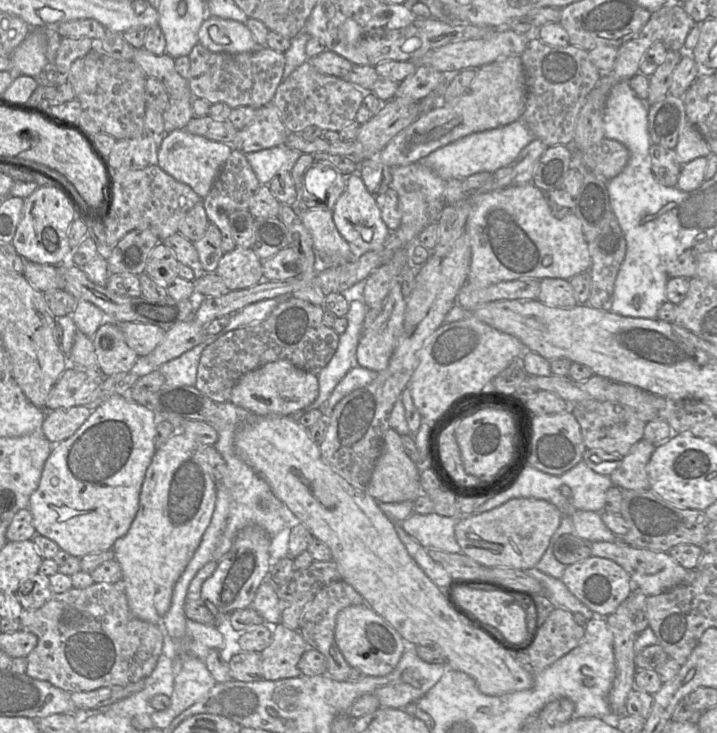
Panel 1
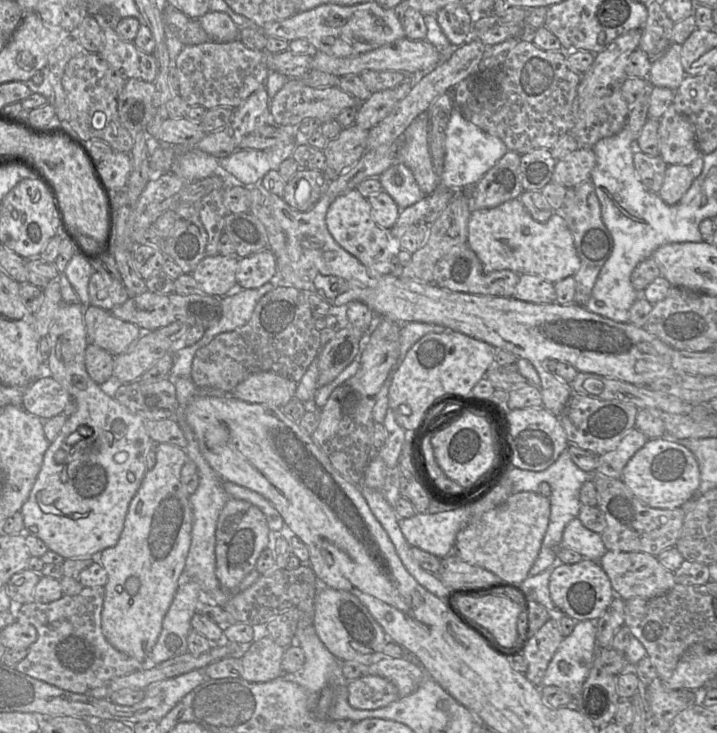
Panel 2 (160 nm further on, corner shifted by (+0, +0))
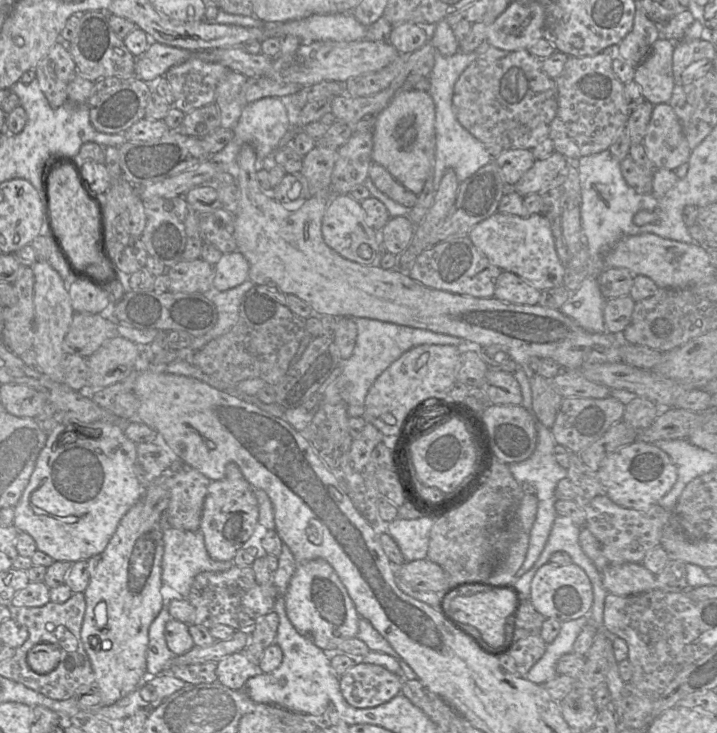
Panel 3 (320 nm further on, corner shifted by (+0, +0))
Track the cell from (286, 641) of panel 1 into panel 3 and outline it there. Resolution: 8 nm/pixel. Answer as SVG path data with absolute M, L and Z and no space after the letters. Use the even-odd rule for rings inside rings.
M243 652L229 655L216 663L218 682L233 690L244 688L249 678L260 673L258 664L251 662Z

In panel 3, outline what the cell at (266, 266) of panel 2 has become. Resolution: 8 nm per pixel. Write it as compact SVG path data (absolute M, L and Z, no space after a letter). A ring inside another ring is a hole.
M240 252L224 253L214 265L214 292L234 288L248 280L249 263Z

